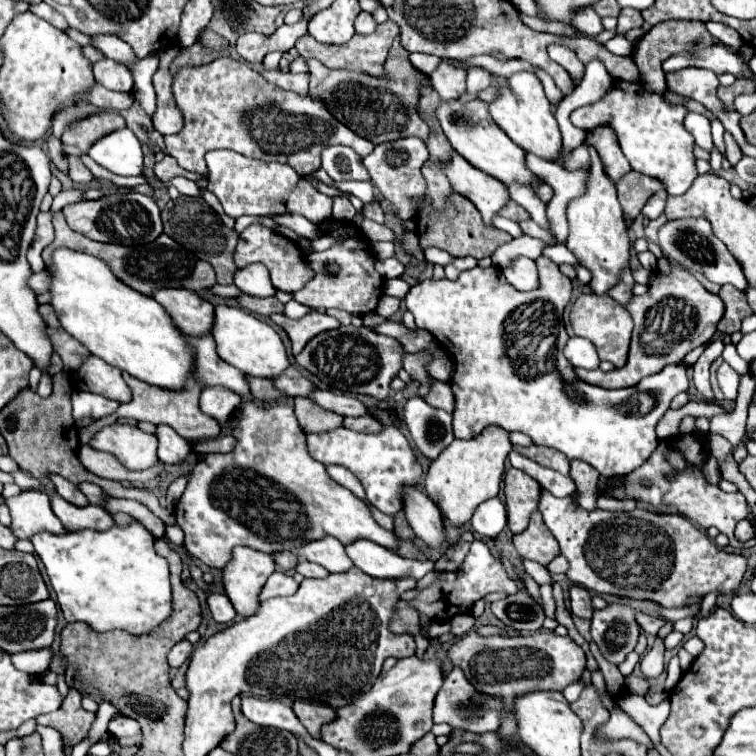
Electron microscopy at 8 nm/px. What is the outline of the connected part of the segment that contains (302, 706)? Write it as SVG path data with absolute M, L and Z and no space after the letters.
M294 701L292 705L294 713L298 715L298 719L302 721L302 725L310 731L310 735L314 735L316 739L320 739L320 727L328 721L334 721L336 711L328 705L320 705L320 703L310 703L310 701Z

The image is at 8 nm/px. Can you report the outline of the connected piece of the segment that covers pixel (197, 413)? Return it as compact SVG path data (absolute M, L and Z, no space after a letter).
M124 373L124 381L128 383L130 391L132 391L132 399L126 405L120 405L118 411L114 414L94 422L87 428L79 430L80 445L88 444L90 439L102 427L115 423L119 418L136 419L136 421L150 421L154 425L170 425L178 435L182 435L184 439L190 441L204 441L204 439L214 439L220 435L220 425L218 421L214 421L210 415L202 413L198 407L198 397L202 391L202 385L198 385L194 379L190 379L180 391L170 391L170 389L160 389L148 383L142 383L140 379L134 379L132 375Z

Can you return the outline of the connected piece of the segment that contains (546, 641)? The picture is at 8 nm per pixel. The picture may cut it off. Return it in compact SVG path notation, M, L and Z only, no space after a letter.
M470 631L450 645L448 659L452 665L462 667L478 691L502 697L510 709L514 695L522 695L522 691L562 691L568 683L580 679L586 669L584 651L570 637L558 637L544 631L518 637L482 637L476 631Z

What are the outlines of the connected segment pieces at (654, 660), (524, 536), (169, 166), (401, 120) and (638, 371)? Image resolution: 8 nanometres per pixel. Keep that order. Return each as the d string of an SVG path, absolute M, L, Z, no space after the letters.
M656 637L654 647L642 655L640 661L640 669L644 677L658 677L664 669L664 641L660 637Z
M538 511L532 513L530 525L522 533L514 535L514 547L520 557L532 559L540 565L548 565L554 557L560 555L558 541L554 535L550 535L550 531L546 531L546 525L542 523L542 515L538 515Z
M166 155L164 157L164 163L158 163L158 165L154 165L154 173L156 173L156 177L160 179L160 181L164 181L164 183L168 183L172 177L176 177L176 175L182 175L182 177L186 177L186 179L192 179L192 181L198 181L198 179L202 179L202 175L198 175L198 173L190 173L190 171L186 171L186 169L182 169L170 155Z
M316 59L308 61L310 67L310 97L318 99L326 105L326 109L356 135L372 141L374 145L396 141L402 137L428 137L428 125L420 119L416 111L418 101L418 85L428 83L420 71L416 71L408 59L388 59L384 63L384 77L374 77L368 73L356 73L338 69L332 71L318 63Z
M672 263L668 275L660 275L658 271L654 273L648 291L640 297L632 297L626 305L626 311L634 319L630 359L626 367L614 369L610 373L600 369L578 369L578 377L604 389L636 387L644 377L660 373L666 365L678 363L694 347L708 343L716 333L716 323L724 315L724 303L718 295L706 291L690 271Z

